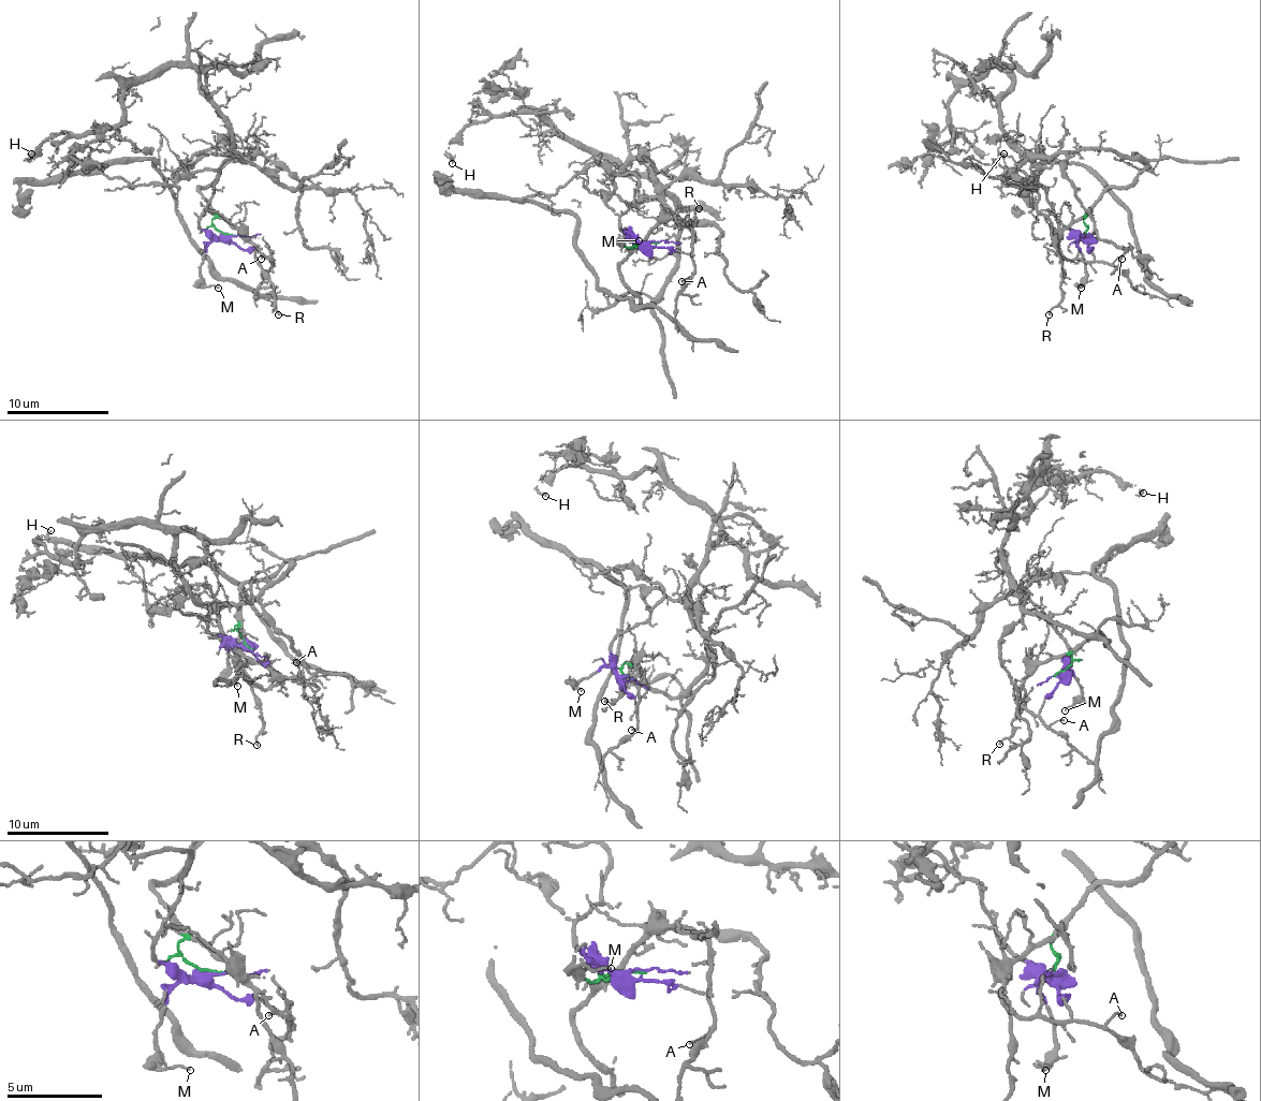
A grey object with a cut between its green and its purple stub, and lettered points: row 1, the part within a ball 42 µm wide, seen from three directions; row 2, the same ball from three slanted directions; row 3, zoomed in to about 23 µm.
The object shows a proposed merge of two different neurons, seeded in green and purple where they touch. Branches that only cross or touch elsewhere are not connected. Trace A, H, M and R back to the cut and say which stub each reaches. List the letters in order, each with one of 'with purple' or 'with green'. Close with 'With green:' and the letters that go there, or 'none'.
A: with green
H: with green
M: with purple
R: with green
With green: A, H, R

